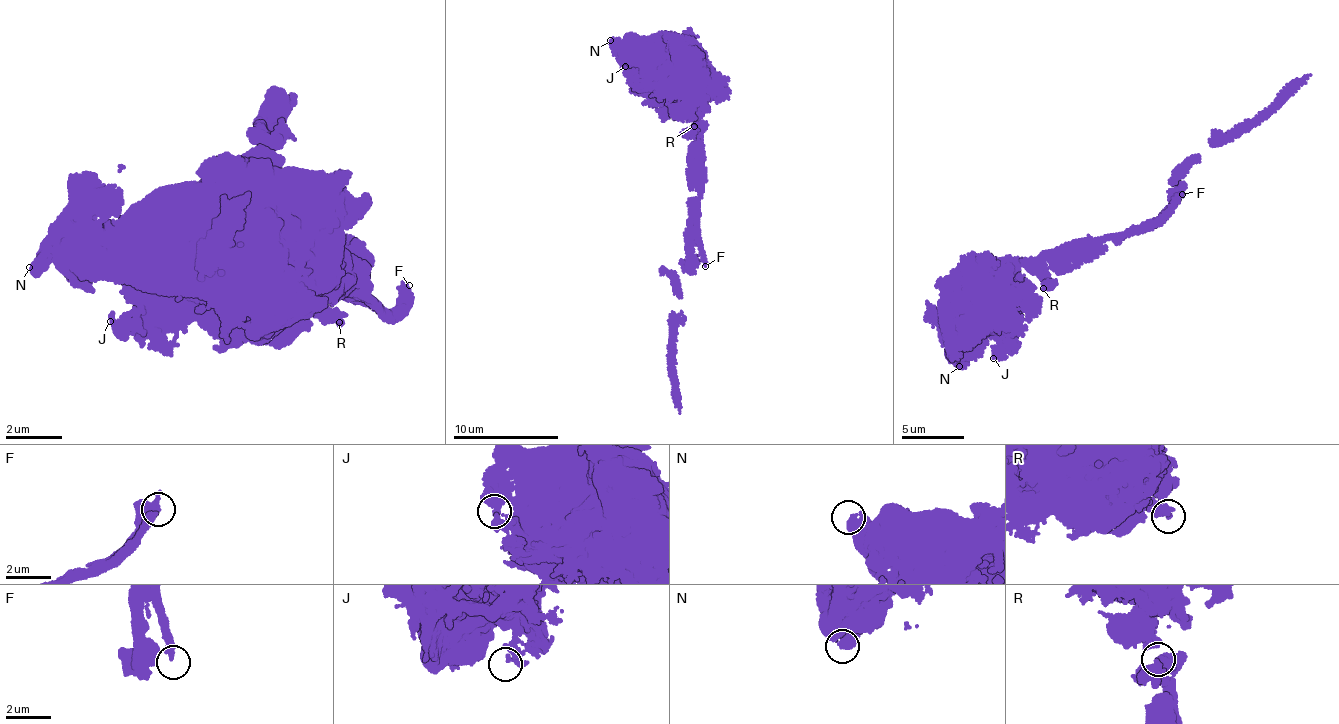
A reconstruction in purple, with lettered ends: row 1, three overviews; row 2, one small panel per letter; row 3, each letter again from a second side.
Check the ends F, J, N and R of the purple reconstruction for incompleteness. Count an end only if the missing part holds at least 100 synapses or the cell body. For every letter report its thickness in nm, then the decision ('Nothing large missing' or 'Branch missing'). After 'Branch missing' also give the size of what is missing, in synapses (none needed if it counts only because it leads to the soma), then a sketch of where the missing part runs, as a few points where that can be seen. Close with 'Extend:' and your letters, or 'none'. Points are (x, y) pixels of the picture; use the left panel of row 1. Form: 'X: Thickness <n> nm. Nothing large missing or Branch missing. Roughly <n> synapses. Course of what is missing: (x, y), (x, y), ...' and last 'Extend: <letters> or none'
F: Thickness 320 nm. Nothing large missing
J: Thickness 280 nm. Nothing large missing
N: Thickness 550 nm. Nothing large missing
R: Thickness 320 nm. Nothing large missing
Extend: none

